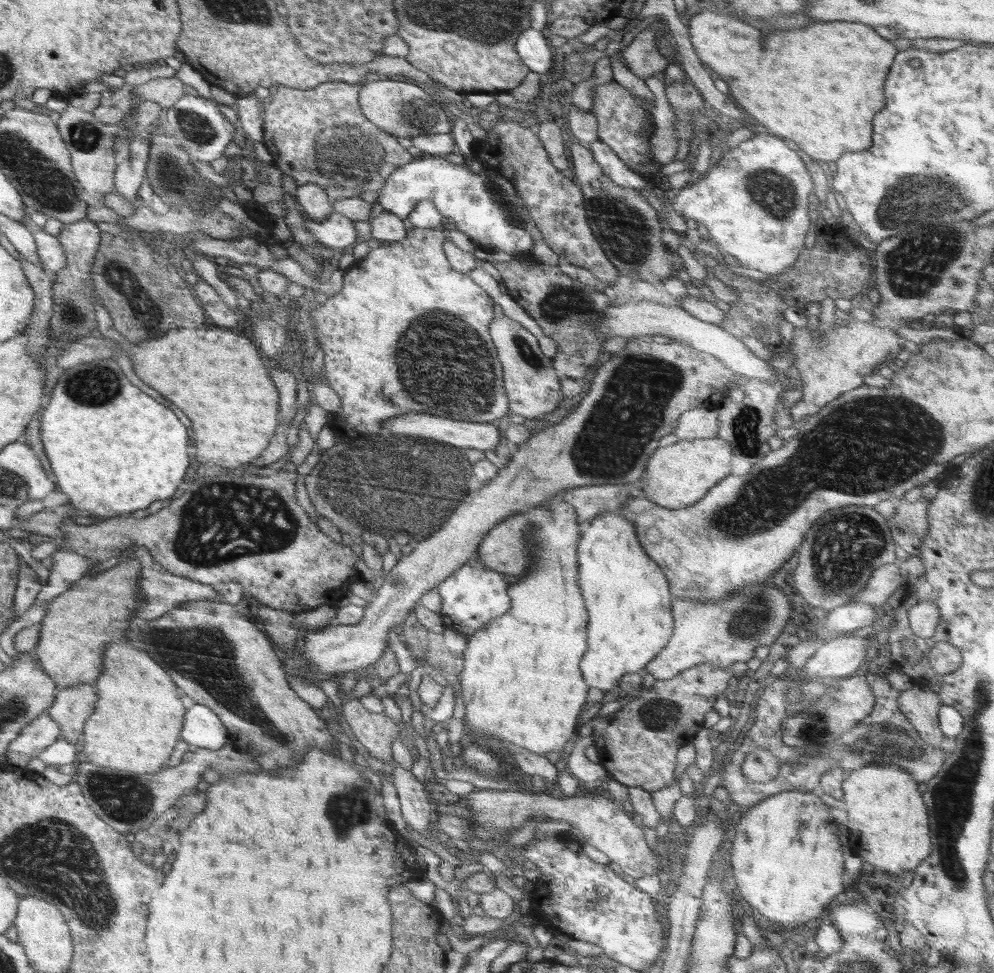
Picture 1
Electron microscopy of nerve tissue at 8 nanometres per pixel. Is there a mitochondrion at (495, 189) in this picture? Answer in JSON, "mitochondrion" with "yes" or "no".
{"mitochondrion":"no"}

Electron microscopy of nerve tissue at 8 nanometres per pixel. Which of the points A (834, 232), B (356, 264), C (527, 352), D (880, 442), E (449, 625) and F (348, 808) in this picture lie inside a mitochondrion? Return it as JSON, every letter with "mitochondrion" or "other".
{"A":"other","B":"other","C":"mitochondrion","D":"mitochondrion","E":"other","F":"mitochondrion"}

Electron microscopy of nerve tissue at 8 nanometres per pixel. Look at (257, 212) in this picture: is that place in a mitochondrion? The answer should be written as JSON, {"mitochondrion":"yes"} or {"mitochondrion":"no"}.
{"mitochondrion":"no"}

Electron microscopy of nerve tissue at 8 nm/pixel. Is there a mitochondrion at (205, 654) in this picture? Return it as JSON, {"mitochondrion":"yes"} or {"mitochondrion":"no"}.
{"mitochondrion":"yes"}

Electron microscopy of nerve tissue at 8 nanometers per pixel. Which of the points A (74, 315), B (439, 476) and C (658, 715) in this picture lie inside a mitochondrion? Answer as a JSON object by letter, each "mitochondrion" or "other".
{"A":"mitochondrion","B":"mitochondrion","C":"mitochondrion"}

